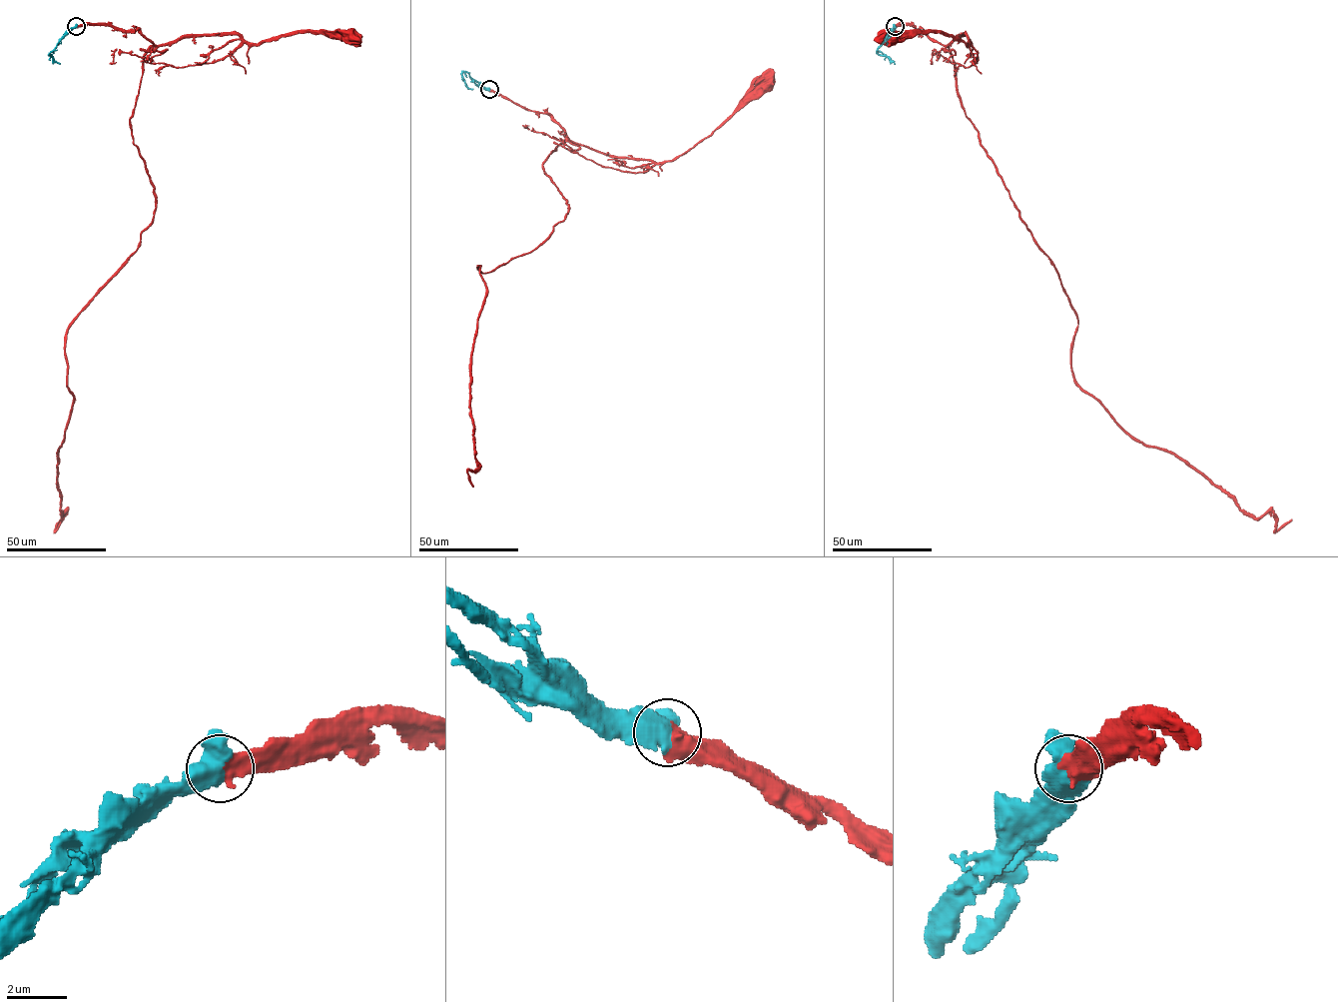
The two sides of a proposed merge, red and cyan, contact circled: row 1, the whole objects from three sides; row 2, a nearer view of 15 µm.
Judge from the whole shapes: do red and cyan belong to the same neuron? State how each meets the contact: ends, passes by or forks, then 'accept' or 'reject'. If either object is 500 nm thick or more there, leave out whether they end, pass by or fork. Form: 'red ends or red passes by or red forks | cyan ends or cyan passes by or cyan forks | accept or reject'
accept

